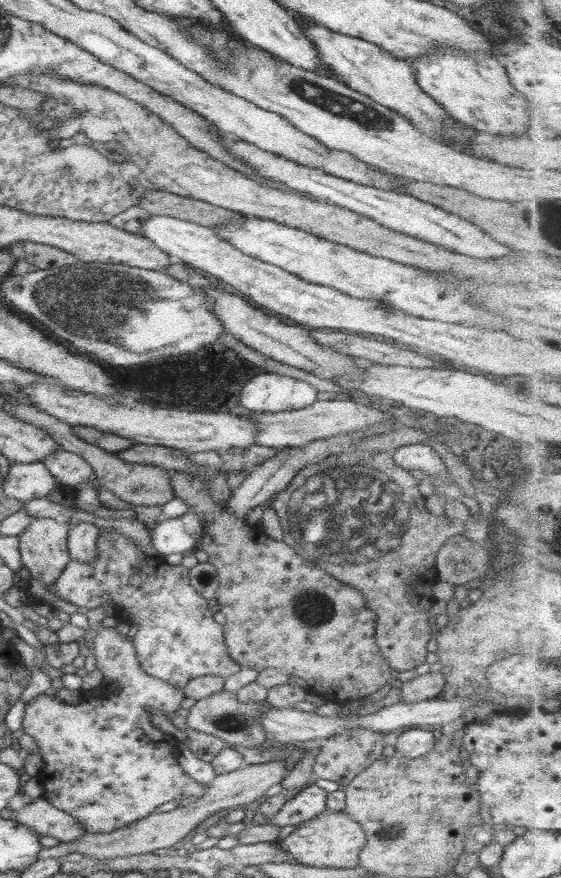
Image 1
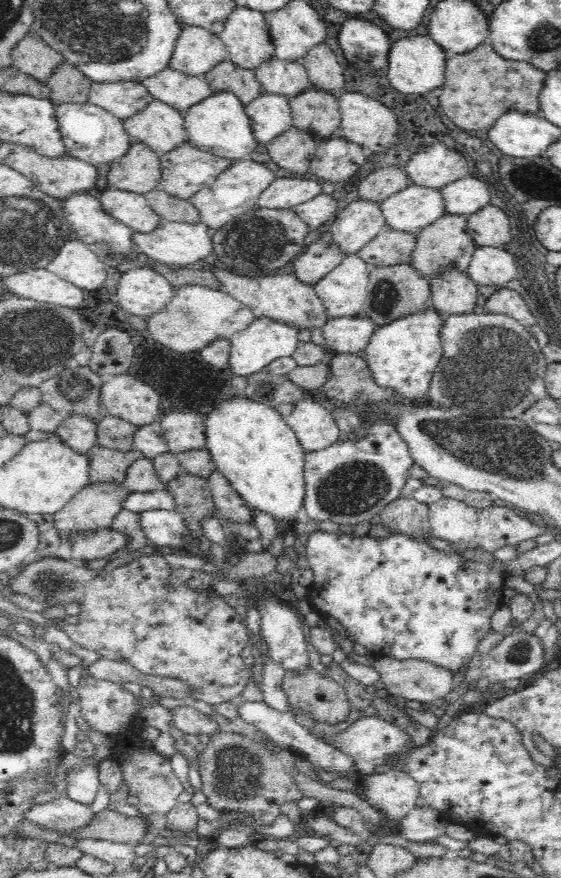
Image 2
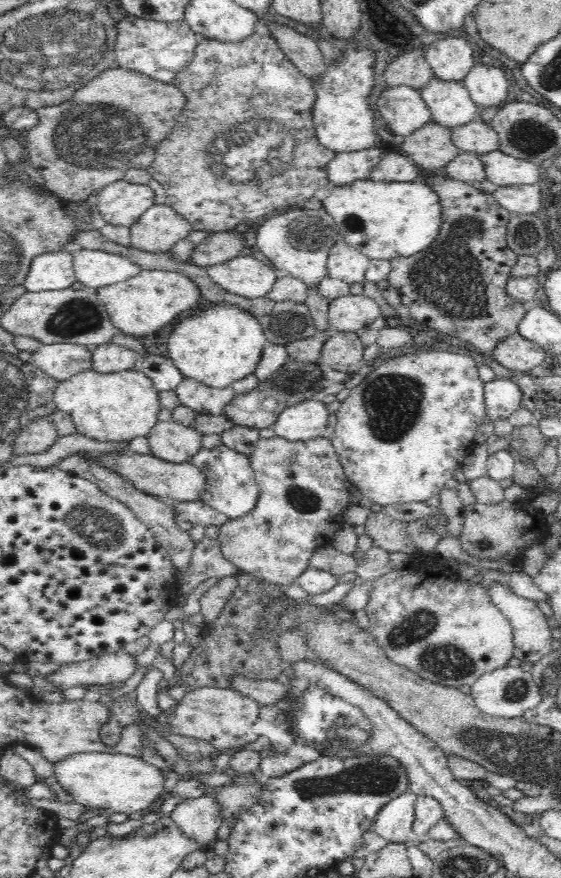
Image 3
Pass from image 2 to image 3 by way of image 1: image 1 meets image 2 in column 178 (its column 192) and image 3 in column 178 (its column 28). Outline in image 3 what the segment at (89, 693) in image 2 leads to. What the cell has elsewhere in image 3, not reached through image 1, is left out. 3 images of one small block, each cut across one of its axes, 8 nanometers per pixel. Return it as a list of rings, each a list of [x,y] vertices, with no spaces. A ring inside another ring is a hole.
[[[202,687],[187,691],[177,702],[173,715],[164,724],[172,734],[180,734],[186,738],[198,738],[210,743],[214,750],[229,747],[243,748],[244,744],[254,742],[258,735],[252,731],[252,725],[261,706],[249,696],[232,688]]]

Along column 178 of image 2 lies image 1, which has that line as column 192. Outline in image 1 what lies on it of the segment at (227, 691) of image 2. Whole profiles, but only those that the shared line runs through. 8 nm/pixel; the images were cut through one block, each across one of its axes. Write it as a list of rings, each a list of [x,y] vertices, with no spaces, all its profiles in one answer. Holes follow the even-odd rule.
[[[112,528],[100,532],[97,540],[97,557],[92,562],[71,560],[60,577],[56,579],[55,593],[59,598],[67,600],[80,607],[82,611],[96,608],[104,603],[112,604],[124,610],[133,623],[138,623],[138,631],[131,641],[135,646],[136,658],[142,670],[153,676],[169,682],[174,688],[184,690],[189,680],[199,676],[222,676],[225,679],[242,666],[230,658],[225,643],[222,625],[214,621],[214,612],[210,603],[189,583],[188,568],[183,565],[170,565],[161,556],[150,556],[143,553],[126,536],[112,531]]]

